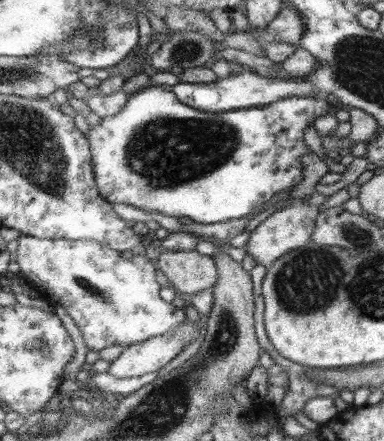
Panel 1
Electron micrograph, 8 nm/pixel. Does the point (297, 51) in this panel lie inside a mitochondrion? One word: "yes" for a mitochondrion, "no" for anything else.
no

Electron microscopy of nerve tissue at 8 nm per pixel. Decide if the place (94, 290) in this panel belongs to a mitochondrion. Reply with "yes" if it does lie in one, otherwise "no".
yes

